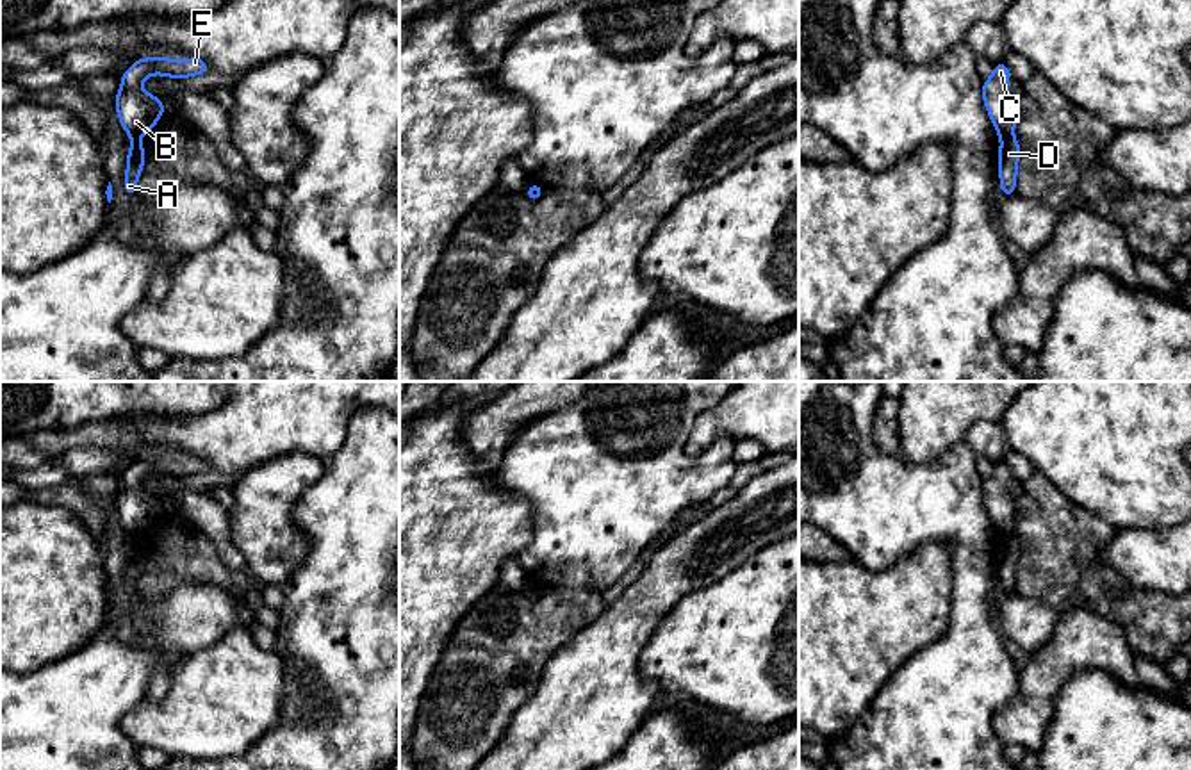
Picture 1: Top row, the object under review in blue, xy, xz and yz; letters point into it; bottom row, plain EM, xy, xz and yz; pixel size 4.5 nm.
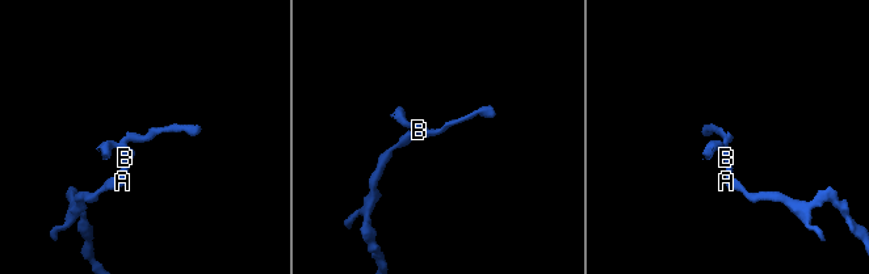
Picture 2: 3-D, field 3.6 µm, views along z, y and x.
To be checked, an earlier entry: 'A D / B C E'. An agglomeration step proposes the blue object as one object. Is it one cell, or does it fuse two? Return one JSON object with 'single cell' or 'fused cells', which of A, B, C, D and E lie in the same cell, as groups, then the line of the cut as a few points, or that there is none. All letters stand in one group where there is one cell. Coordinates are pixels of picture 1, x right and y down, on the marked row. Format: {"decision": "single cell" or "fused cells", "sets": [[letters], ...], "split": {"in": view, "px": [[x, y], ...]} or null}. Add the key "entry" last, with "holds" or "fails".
{"decision": "fused cells", "sets": [["A", "D"], ["B", "C", "E"]], "split": {"in": "yz", "px": [[1011, 134], [1001, 139]]}, "entry": "holds"}

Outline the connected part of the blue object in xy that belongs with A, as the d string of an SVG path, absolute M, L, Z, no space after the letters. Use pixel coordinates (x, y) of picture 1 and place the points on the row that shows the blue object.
M132 137L130 150L127 155L127 171L125 171L127 178L123 182L123 189L130 196L136 194L137 178L143 171L143 164L144 164L144 148L143 148L139 137Z

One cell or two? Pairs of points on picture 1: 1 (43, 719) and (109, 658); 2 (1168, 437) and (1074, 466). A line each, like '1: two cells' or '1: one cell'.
1: one cell
2: one cell

